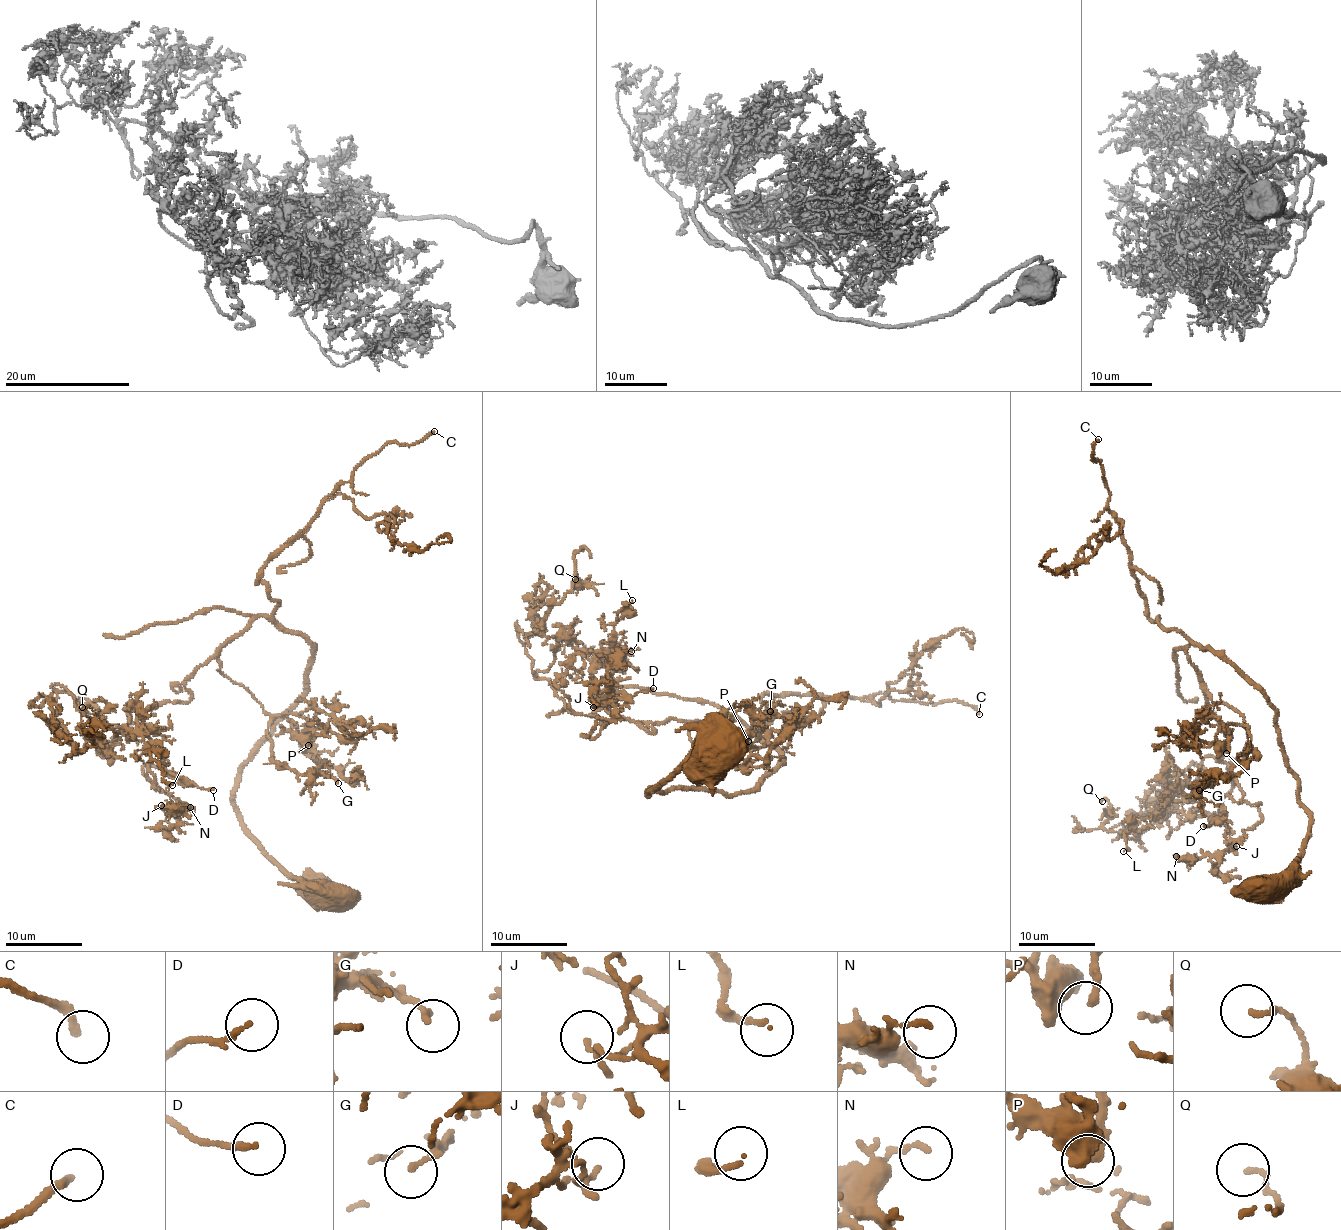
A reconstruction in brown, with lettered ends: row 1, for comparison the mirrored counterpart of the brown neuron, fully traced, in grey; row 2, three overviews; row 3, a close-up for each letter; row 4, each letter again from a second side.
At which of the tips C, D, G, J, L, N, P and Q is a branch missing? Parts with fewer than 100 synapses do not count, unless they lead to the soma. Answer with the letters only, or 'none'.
C

